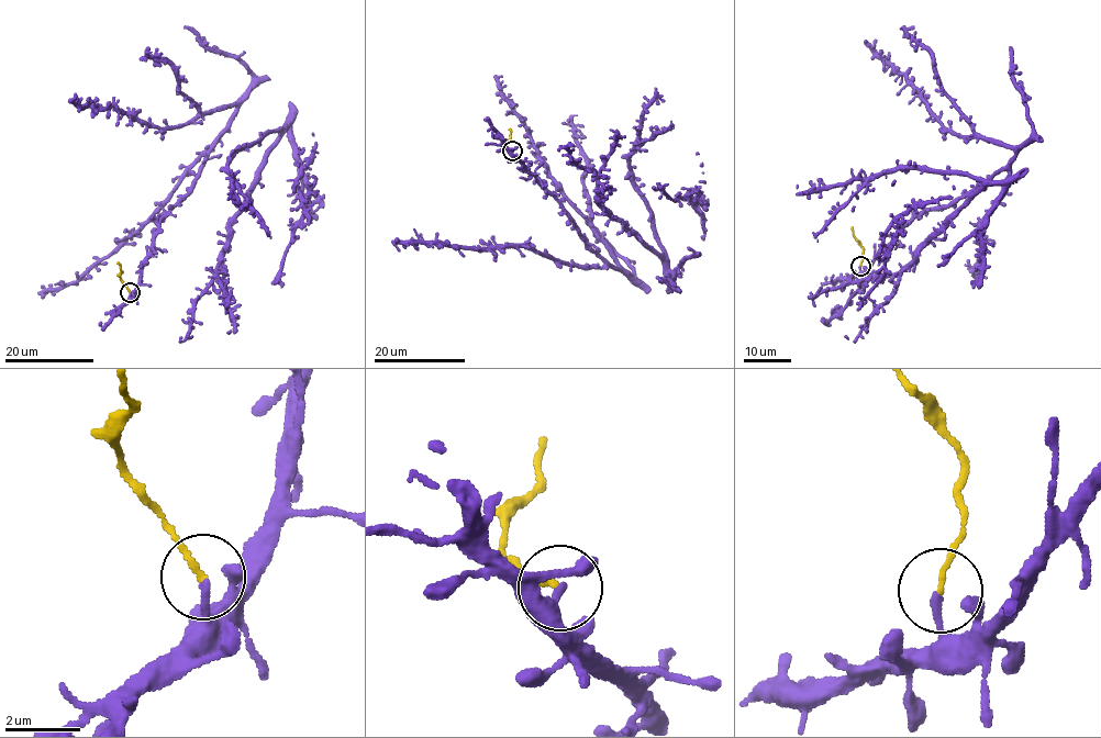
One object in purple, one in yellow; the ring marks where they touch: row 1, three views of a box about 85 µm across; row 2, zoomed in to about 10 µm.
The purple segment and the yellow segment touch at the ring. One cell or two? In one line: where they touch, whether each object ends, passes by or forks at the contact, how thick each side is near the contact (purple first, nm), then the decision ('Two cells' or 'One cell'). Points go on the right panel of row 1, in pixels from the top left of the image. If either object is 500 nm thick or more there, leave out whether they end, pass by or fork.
Place: (860, 266). At the ring purple ends. At the ring yellow ends. Thickness 200 nm (purple) against 130 nm. Two cells

